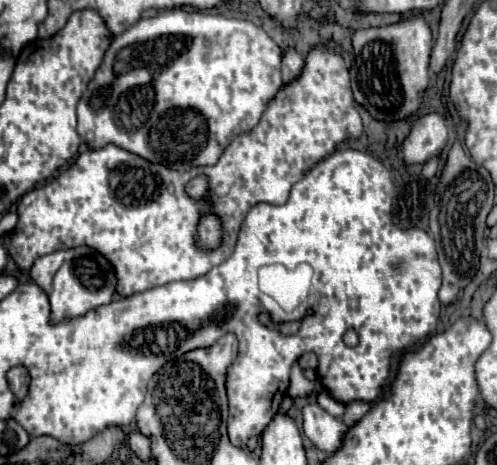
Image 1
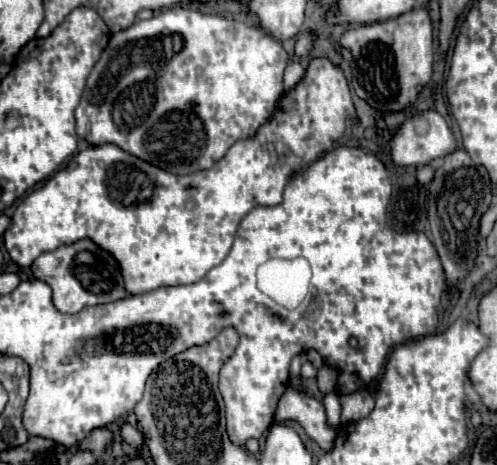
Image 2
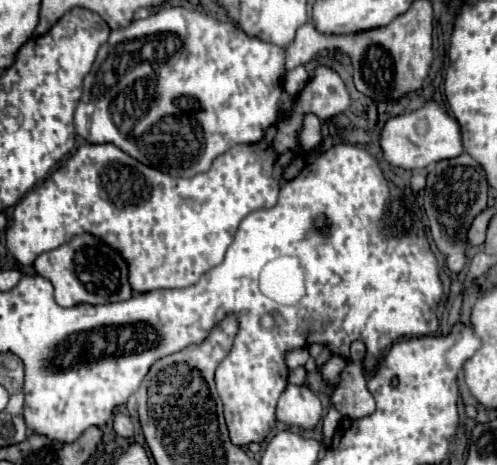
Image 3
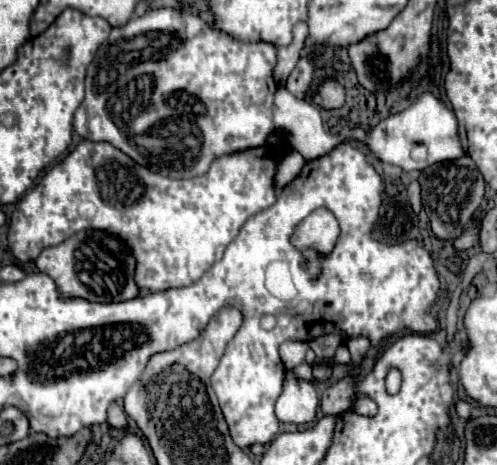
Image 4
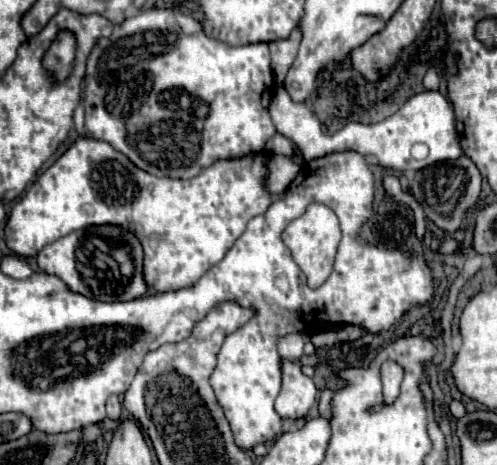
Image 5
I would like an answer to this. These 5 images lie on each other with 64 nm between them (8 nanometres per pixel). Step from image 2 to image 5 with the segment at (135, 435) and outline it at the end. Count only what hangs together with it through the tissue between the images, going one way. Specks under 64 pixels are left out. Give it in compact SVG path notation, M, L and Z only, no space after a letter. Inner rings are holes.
M110 396L110 398L108 398L106 412L108 412L108 416L110 416L112 420L116 420L116 422L120 420L120 416L122 416L122 402L120 402L118 396Z

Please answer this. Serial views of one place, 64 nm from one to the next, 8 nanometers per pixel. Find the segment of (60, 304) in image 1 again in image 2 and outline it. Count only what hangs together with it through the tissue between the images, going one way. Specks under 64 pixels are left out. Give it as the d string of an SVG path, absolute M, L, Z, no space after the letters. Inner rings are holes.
M88 238L72 242L68 246L60 246L54 252L46 252L38 256L32 264L32 272L38 280L44 280L52 286L54 306L60 312L68 312L68 314L80 312L86 306L116 302L120 298L126 298L128 294L116 258Z

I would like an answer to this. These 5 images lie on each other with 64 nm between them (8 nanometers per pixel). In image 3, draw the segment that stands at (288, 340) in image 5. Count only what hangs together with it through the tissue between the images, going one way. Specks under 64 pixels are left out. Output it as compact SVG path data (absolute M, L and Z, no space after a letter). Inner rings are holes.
M298 348L298 350L290 350L286 354L286 366L288 368L298 368L302 364L306 364L308 360L308 348Z

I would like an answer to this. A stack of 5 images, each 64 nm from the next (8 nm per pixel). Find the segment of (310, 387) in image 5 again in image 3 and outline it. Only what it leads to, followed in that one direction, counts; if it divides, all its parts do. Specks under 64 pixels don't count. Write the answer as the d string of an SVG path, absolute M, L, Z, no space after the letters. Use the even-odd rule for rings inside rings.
M286 386L276 406L276 418L284 424L314 428L322 418L322 404L308 386Z

